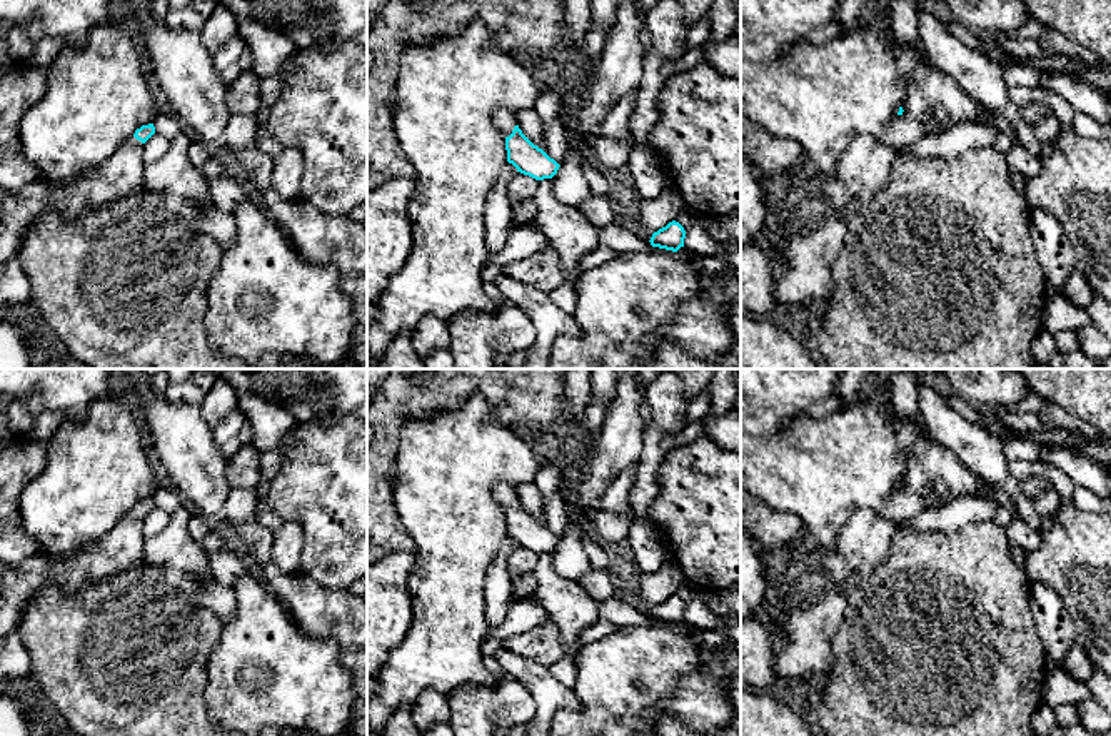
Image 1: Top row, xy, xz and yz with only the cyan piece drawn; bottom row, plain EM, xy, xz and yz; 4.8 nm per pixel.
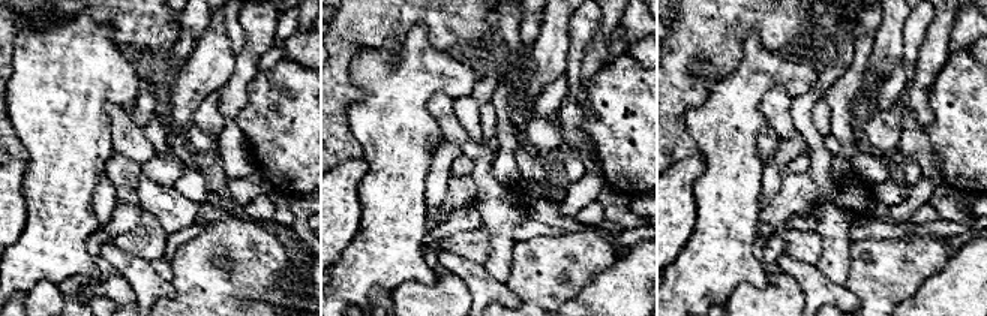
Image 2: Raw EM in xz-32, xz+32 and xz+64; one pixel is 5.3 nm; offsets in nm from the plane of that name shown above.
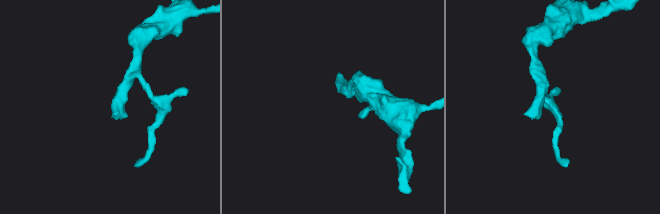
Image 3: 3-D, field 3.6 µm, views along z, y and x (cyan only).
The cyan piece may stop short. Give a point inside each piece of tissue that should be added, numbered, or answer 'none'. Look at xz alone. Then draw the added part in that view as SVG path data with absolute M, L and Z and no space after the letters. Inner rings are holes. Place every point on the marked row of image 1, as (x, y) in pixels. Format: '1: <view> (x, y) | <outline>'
1: xz (504, 120) | M495 110L494 112L494 125L500 130L500 134L509 137L517 125L515 115L509 110Z

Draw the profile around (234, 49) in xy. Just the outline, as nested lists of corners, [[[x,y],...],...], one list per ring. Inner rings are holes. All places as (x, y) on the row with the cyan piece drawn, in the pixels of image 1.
[[[235,35],[222,48],[212,53],[214,67],[222,73],[230,65],[237,63],[247,50],[247,42],[240,35]]]

